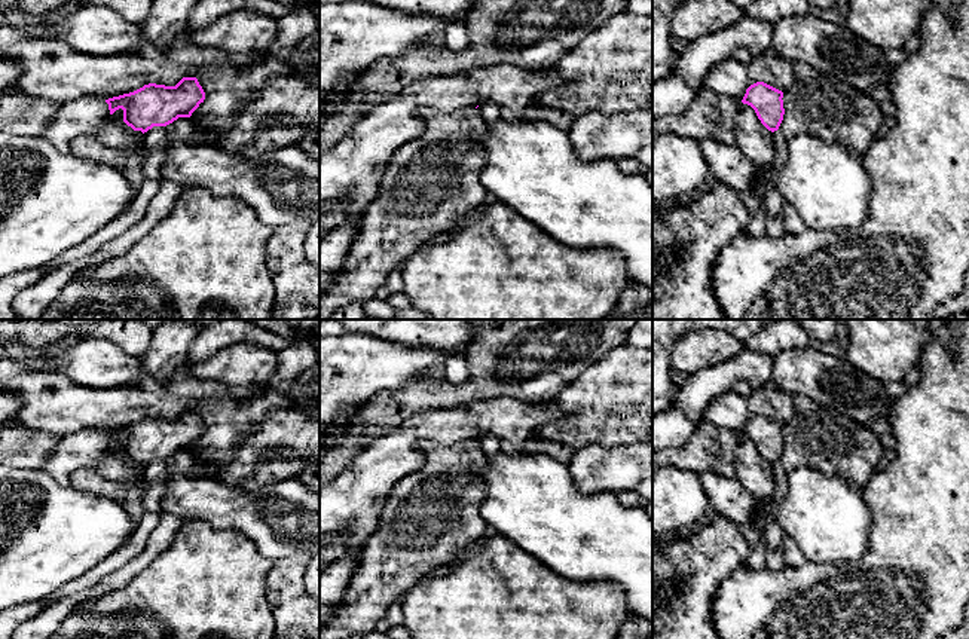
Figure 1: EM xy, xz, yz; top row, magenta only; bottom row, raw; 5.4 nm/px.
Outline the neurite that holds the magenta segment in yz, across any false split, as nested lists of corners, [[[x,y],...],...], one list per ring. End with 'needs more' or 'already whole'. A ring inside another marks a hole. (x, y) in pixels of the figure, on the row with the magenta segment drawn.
[[[756,82],[746,89],[742,103],[751,106],[761,123],[774,132],[779,129],[785,114],[782,98],[782,91],[764,82]]] | already whole

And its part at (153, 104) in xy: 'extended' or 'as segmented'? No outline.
as segmented

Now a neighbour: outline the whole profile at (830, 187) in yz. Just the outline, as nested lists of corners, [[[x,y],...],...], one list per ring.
[[[810,134],[789,138],[776,186],[783,202],[791,204],[806,227],[816,232],[859,229],[868,215],[871,180],[863,158],[852,155],[841,143],[826,143]]]

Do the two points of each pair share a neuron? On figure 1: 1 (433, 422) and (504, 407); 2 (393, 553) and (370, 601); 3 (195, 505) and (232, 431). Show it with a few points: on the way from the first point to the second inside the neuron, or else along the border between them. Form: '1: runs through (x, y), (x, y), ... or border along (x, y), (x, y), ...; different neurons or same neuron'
1: runs through (451, 422), (467, 422), (486, 416); same neuron
2: runs through (390, 565), (373, 589); same neuron
3: border along (222, 479), (254, 492); different neurons

